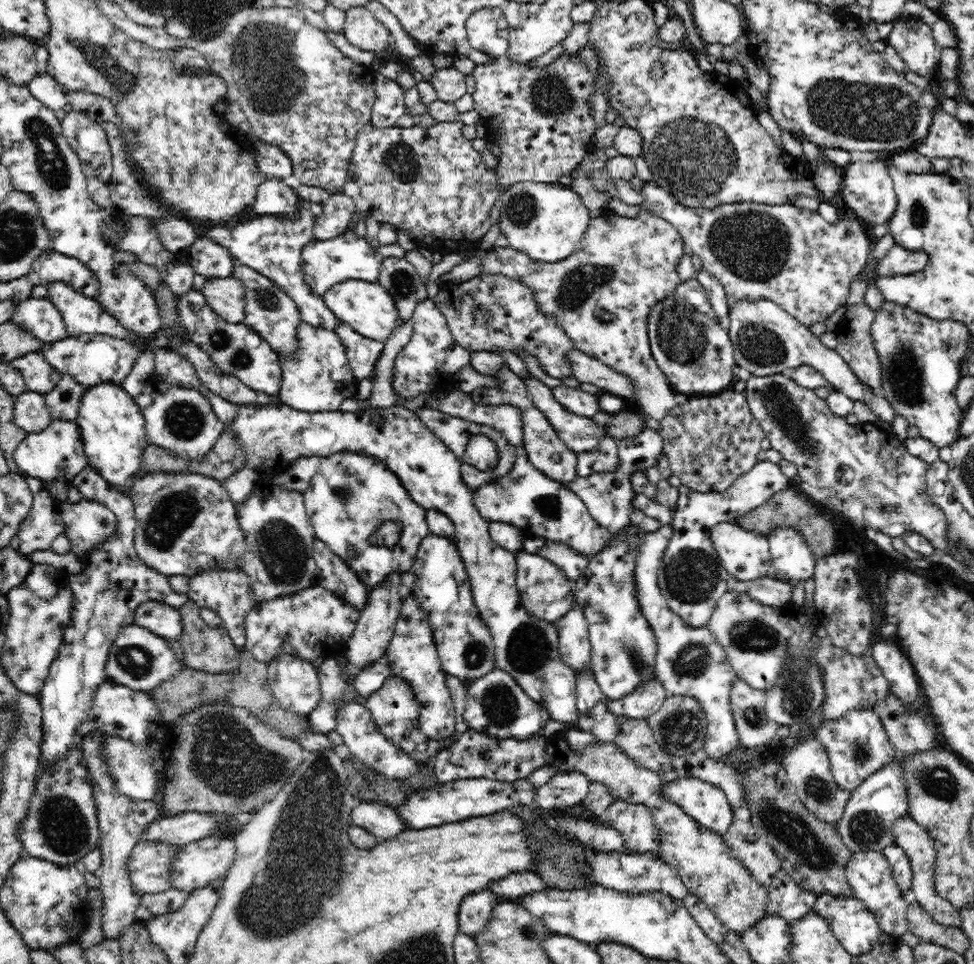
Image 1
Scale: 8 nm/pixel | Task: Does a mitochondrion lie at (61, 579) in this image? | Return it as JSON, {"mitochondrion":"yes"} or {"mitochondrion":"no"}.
{"mitochondrion":"no"}

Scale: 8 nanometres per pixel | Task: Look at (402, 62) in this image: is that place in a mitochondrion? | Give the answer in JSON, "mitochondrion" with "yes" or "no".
{"mitochondrion":"no"}

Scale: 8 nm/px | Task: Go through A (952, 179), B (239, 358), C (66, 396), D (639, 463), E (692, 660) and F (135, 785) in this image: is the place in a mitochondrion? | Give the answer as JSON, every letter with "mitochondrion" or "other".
{"A":"other","B":"mitochondrion","C":"other","D":"other","E":"mitochondrion","F":"other"}

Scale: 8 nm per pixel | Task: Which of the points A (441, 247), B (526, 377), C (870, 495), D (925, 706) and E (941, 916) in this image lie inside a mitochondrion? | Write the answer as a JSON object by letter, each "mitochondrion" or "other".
{"A":"other","B":"other","C":"mitochondrion","D":"other","E":"other"}

